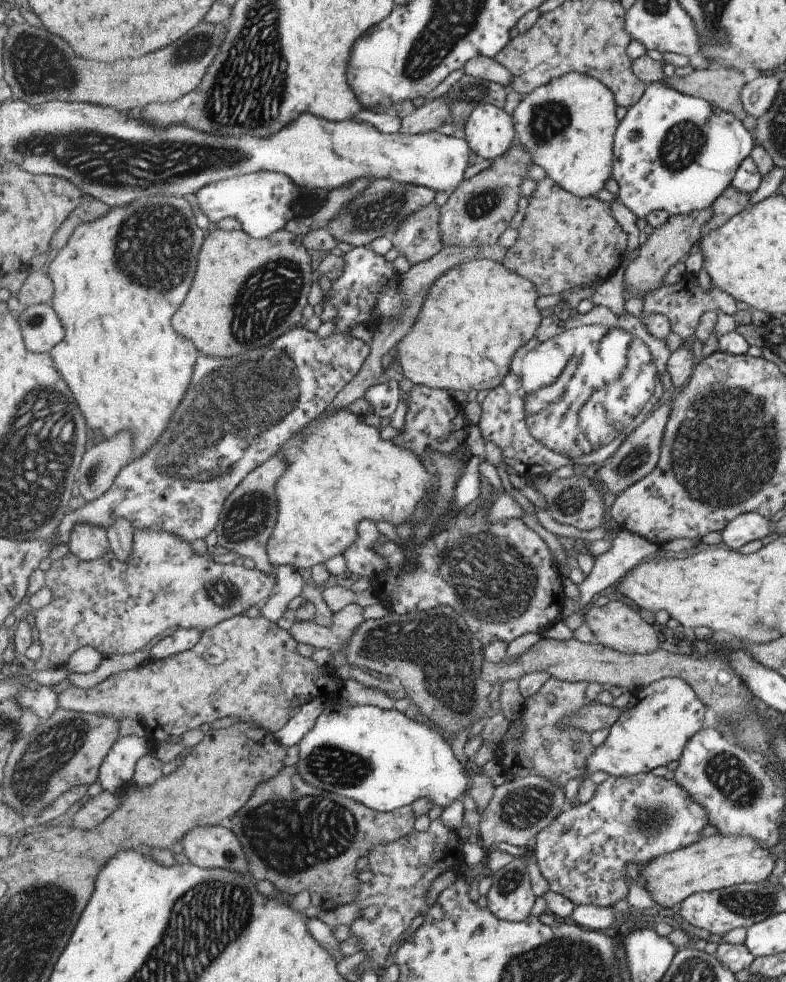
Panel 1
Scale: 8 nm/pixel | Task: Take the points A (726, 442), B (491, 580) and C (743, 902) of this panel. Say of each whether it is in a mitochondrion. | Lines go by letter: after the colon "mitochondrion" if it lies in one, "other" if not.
A: mitochondrion
B: mitochondrion
C: mitochondrion

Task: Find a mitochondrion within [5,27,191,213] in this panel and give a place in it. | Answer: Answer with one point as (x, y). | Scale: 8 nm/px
(39, 66)

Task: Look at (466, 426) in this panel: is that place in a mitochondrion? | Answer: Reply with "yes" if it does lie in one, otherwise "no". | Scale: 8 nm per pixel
no

